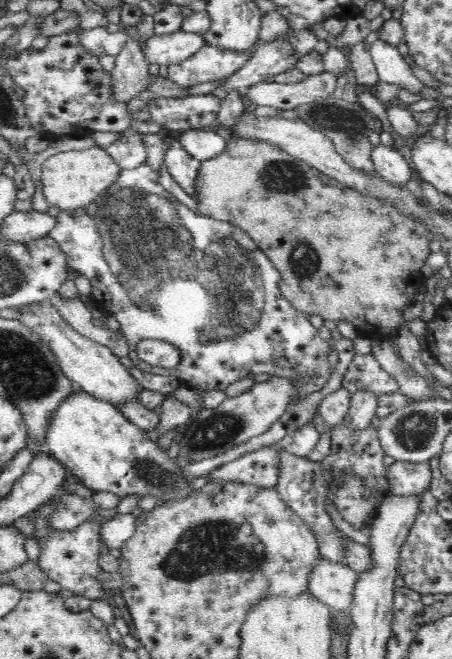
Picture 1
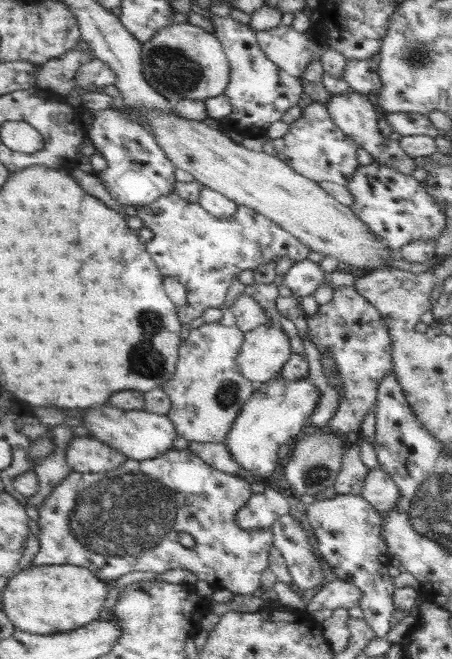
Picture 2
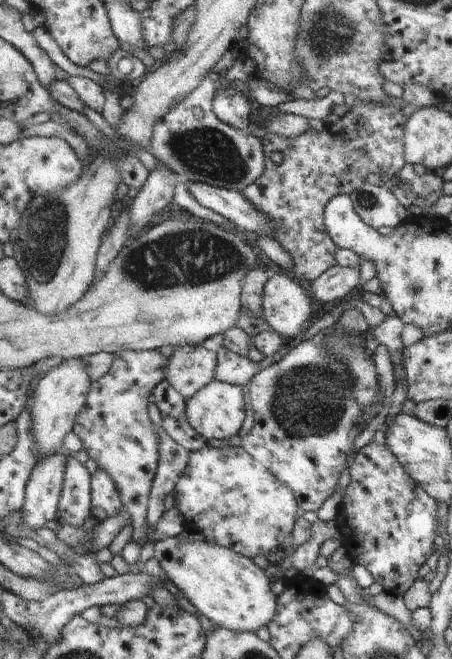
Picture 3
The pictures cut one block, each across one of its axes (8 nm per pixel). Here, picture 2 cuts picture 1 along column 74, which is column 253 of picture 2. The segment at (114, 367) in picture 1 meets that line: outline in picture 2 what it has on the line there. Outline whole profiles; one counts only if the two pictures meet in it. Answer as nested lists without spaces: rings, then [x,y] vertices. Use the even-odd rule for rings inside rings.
[[[259,326],[247,334],[243,354],[239,354],[239,370],[253,384],[267,384],[281,378],[283,368],[291,362],[291,342],[281,326]]]

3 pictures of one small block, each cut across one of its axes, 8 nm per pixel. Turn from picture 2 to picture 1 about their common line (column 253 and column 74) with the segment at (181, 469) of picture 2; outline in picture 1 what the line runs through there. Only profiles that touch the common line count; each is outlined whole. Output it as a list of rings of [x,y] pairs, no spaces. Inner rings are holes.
[[[62,492],[64,494],[64,502],[56,502],[56,504],[42,504],[38,506],[36,510],[28,512],[24,516],[26,522],[30,522],[32,526],[32,538],[38,540],[38,546],[40,546],[40,568],[44,572],[46,578],[52,578],[56,580],[64,592],[70,592],[70,594],[76,594],[76,596],[82,596],[82,598],[88,598],[88,600],[104,600],[106,604],[110,604],[112,600],[112,592],[110,588],[104,586],[100,574],[100,564],[98,564],[98,558],[100,558],[100,530],[102,530],[102,522],[104,518],[98,516],[98,518],[90,518],[86,522],[82,522],[76,530],[60,530],[60,528],[54,528],[52,526],[52,514],[58,514],[60,510],[64,510],[64,506],[68,506],[68,498],[70,498],[70,492]]]

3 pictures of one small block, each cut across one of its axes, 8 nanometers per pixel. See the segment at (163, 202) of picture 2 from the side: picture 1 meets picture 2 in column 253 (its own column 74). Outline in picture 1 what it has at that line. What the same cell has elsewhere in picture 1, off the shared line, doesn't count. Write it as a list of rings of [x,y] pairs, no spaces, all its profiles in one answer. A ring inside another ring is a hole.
[[[148,162],[140,168],[122,170],[118,182],[114,182],[92,204],[76,210],[62,210],[50,236],[66,254],[68,266],[92,282],[92,298],[96,306],[106,316],[116,316],[120,322],[120,330],[130,348],[130,360],[136,366],[134,370],[144,374],[168,374],[168,378],[172,374],[182,382],[182,386],[198,392],[226,392],[236,380],[246,376],[256,378],[260,374],[304,374],[308,376],[308,382],[302,384],[302,400],[308,394],[320,392],[324,384],[330,382],[330,344],[320,338],[308,314],[294,310],[290,302],[284,300],[278,288],[280,272],[272,260],[266,254],[260,254],[258,244],[244,230],[238,230],[238,226],[228,222],[214,222],[212,218],[202,216],[186,204],[178,202],[174,194],[170,194],[160,184],[160,174],[152,170]],[[140,340],[166,340],[176,344],[182,352],[178,368],[160,368],[142,362],[138,358]],[[278,358],[286,358],[290,368],[278,368],[274,364]]]

